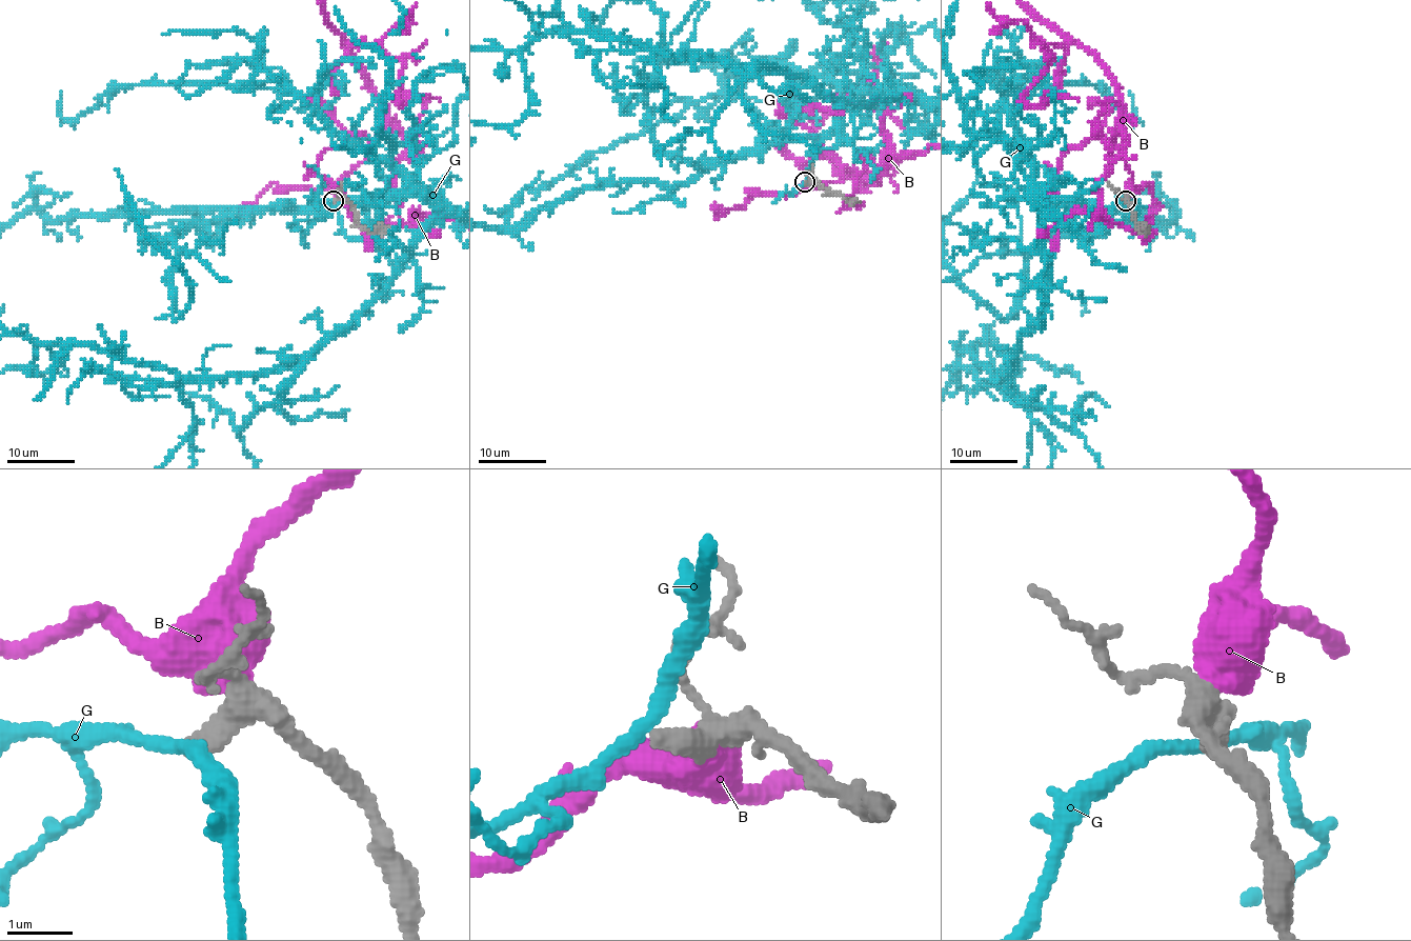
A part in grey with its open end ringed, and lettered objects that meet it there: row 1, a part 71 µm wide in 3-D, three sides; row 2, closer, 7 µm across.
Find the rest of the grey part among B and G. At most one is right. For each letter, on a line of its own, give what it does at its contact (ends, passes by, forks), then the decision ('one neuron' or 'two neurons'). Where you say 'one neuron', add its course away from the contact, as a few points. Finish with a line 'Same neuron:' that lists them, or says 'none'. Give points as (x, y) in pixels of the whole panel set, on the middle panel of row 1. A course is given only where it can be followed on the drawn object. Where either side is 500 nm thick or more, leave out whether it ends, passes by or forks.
B: two neurons
G: it passes by; two neurons
Same neuron: none

